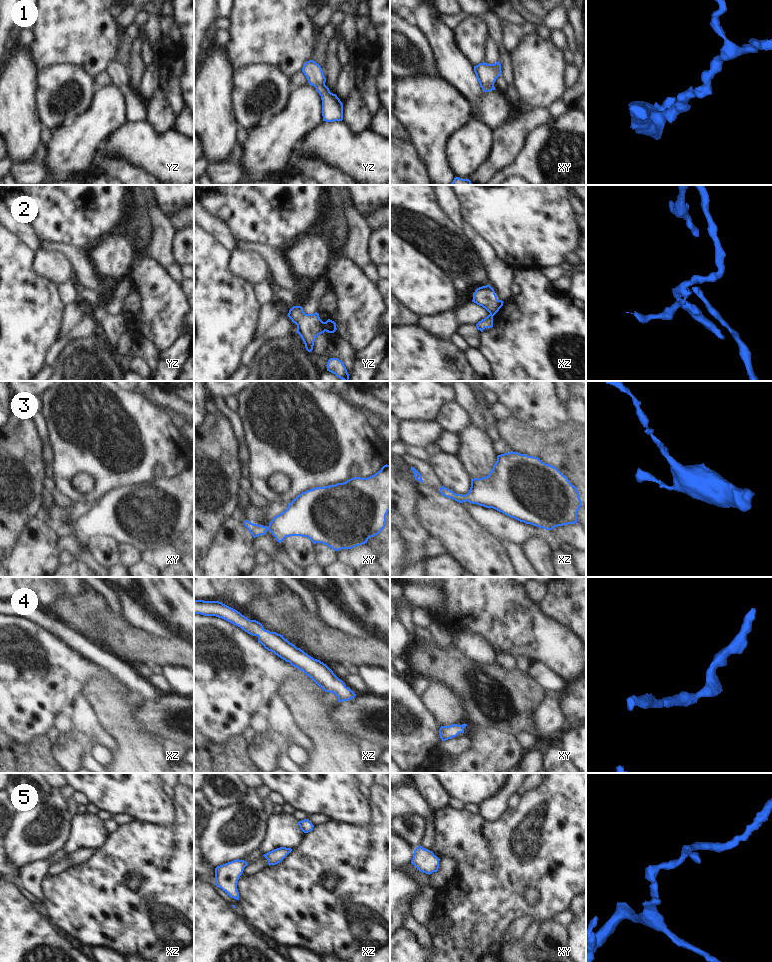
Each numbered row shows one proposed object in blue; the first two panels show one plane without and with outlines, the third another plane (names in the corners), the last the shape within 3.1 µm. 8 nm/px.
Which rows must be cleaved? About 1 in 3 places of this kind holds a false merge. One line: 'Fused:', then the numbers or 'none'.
Fused: 2

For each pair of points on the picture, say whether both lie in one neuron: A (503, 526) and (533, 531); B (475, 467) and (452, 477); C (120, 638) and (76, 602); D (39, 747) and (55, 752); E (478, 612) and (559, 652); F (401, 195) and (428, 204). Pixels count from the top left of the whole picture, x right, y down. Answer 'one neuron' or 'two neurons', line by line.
A: one neuron
B: two neurons
C: two neurons
D: two neurons
E: one neuron
F: one neuron

